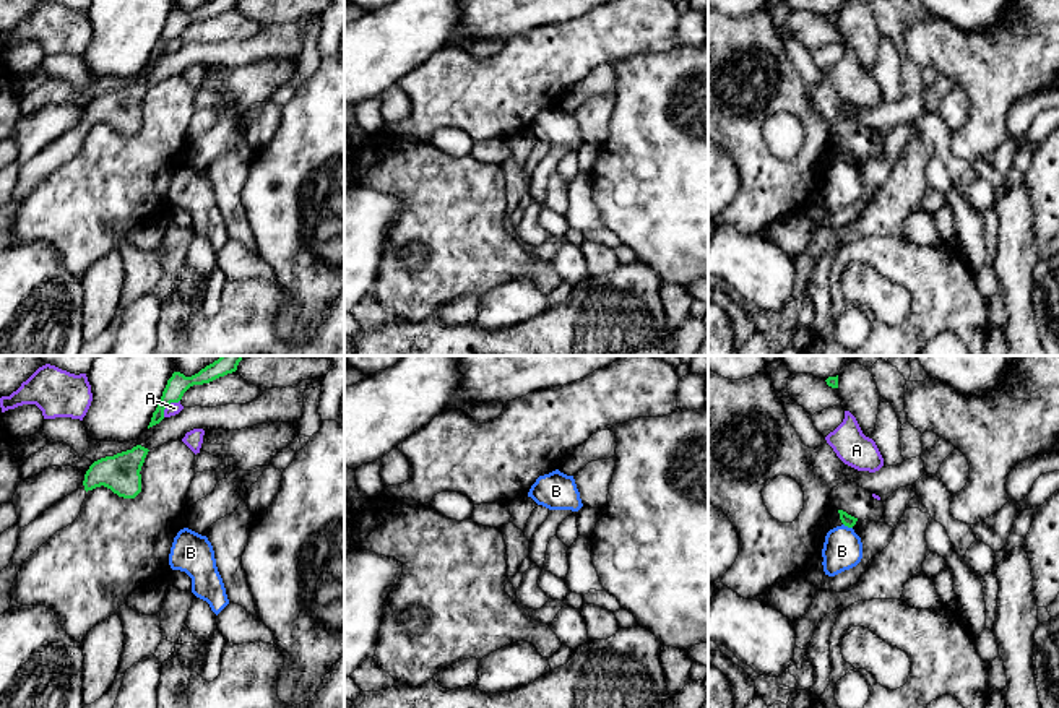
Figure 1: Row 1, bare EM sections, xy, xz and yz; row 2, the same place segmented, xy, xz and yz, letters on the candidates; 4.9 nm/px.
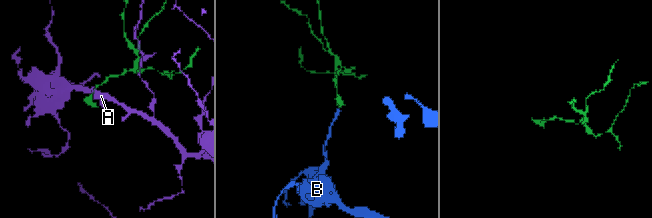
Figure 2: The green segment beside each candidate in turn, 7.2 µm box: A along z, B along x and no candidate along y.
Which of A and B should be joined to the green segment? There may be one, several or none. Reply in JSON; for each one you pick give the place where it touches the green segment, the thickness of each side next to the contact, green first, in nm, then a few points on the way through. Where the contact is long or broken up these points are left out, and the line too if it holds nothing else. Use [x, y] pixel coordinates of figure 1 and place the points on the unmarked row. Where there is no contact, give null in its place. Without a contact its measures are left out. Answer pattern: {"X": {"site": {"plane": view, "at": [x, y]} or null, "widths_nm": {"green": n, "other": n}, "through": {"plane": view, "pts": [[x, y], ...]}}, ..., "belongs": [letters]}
{"belongs": []}

